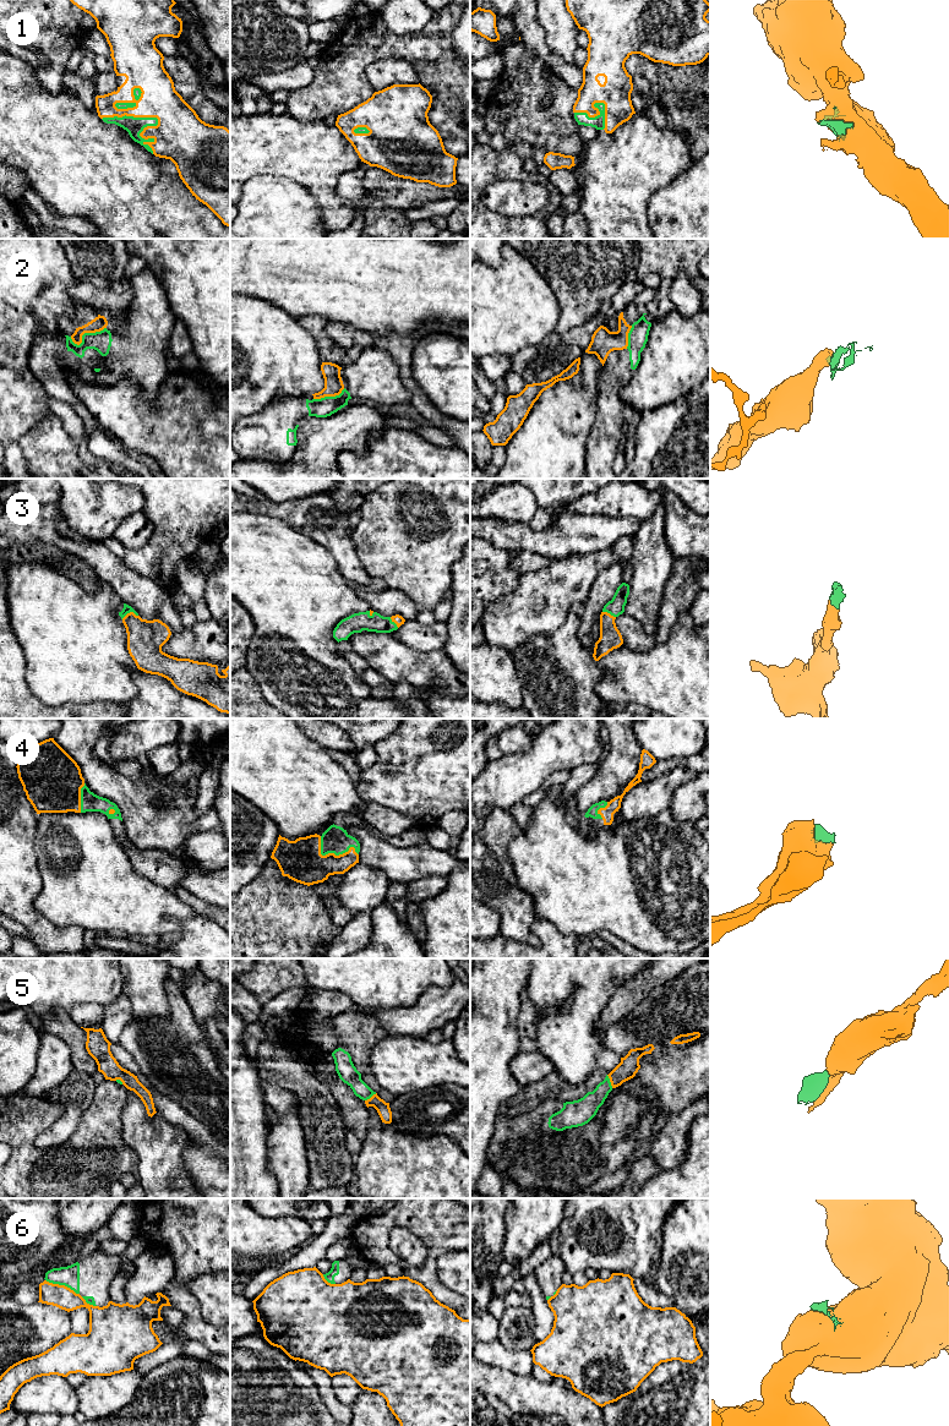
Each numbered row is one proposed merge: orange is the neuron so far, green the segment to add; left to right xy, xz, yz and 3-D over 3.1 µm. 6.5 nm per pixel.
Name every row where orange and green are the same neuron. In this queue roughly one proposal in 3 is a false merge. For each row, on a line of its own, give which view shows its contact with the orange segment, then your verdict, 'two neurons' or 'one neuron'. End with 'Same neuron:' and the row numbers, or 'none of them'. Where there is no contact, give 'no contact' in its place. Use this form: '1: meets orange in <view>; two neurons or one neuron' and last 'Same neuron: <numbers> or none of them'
1: meets orange in xy; one neuron
2: meets orange in xy; two neurons
3: meets orange in xy; one neuron
4: meets orange in xz; one neuron
5: meets orange in yz; one neuron
6: meets orange in xy; two neurons
Same neuron: 1, 3, 4, 5

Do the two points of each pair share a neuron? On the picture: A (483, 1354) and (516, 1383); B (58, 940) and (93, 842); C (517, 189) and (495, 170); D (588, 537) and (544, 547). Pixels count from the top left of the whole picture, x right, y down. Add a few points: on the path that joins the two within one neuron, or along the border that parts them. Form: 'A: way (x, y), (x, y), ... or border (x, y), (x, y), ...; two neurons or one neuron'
A: border (483, 1362), (525, 1375); two neurons
B: border (38, 910), (56, 925), (80, 925), (85, 929); two neurons
C: border (527, 179), (497, 179), (483, 192); two neurons
D: way (577, 537), (563, 537), (555, 541); one neuron

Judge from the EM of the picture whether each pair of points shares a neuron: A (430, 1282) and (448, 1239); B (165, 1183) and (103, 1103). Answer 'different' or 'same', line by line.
A: same
B: different

